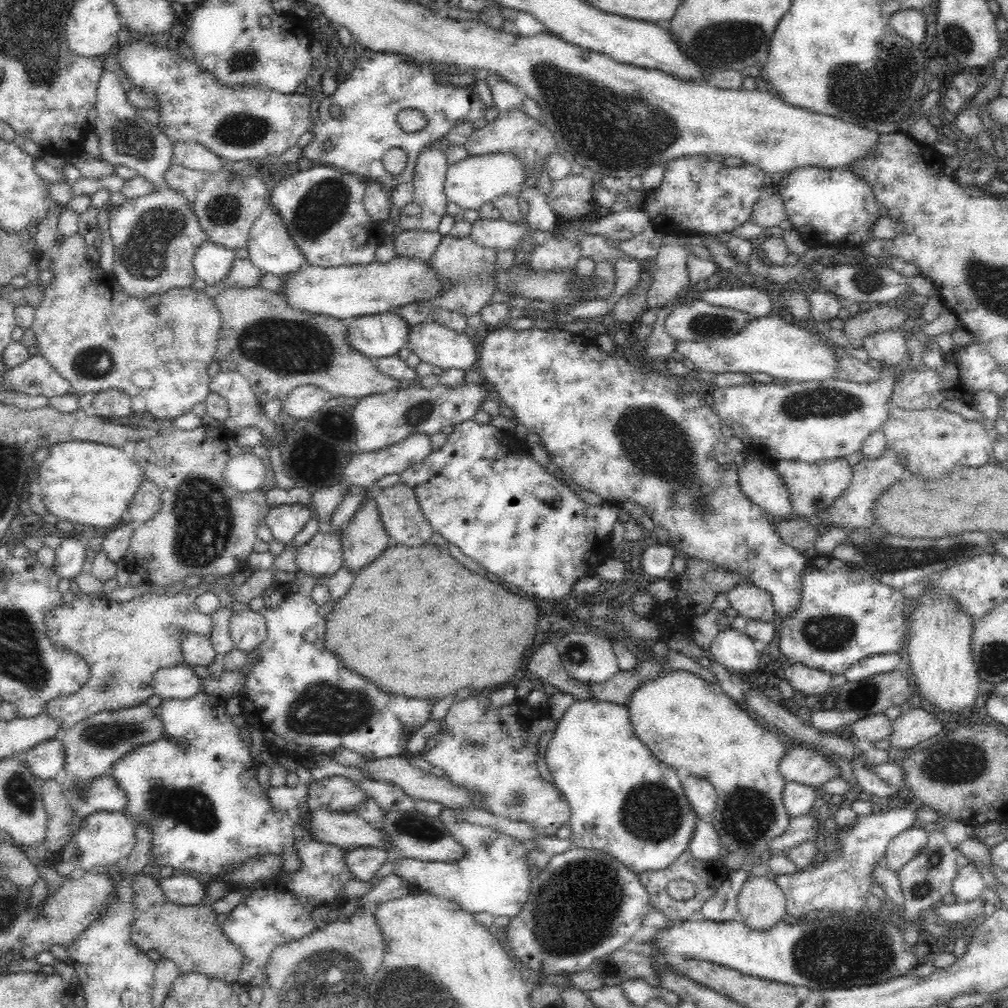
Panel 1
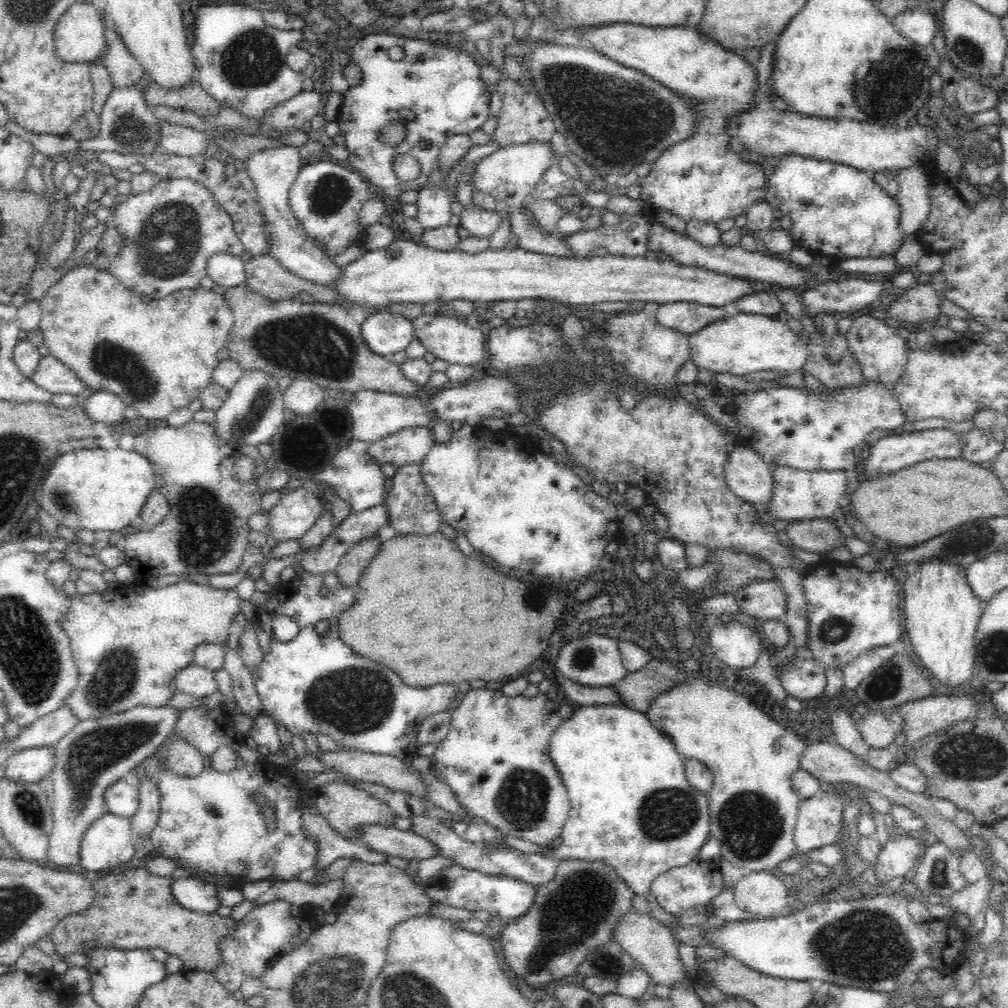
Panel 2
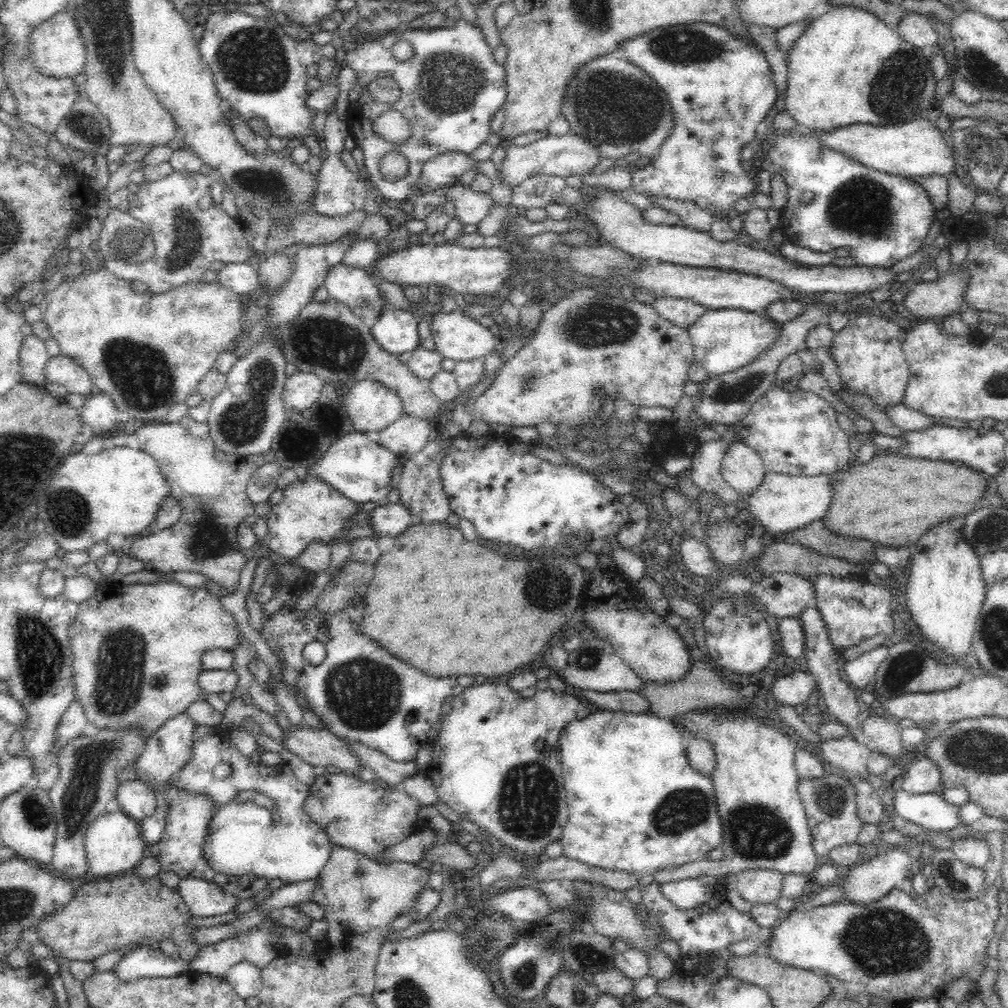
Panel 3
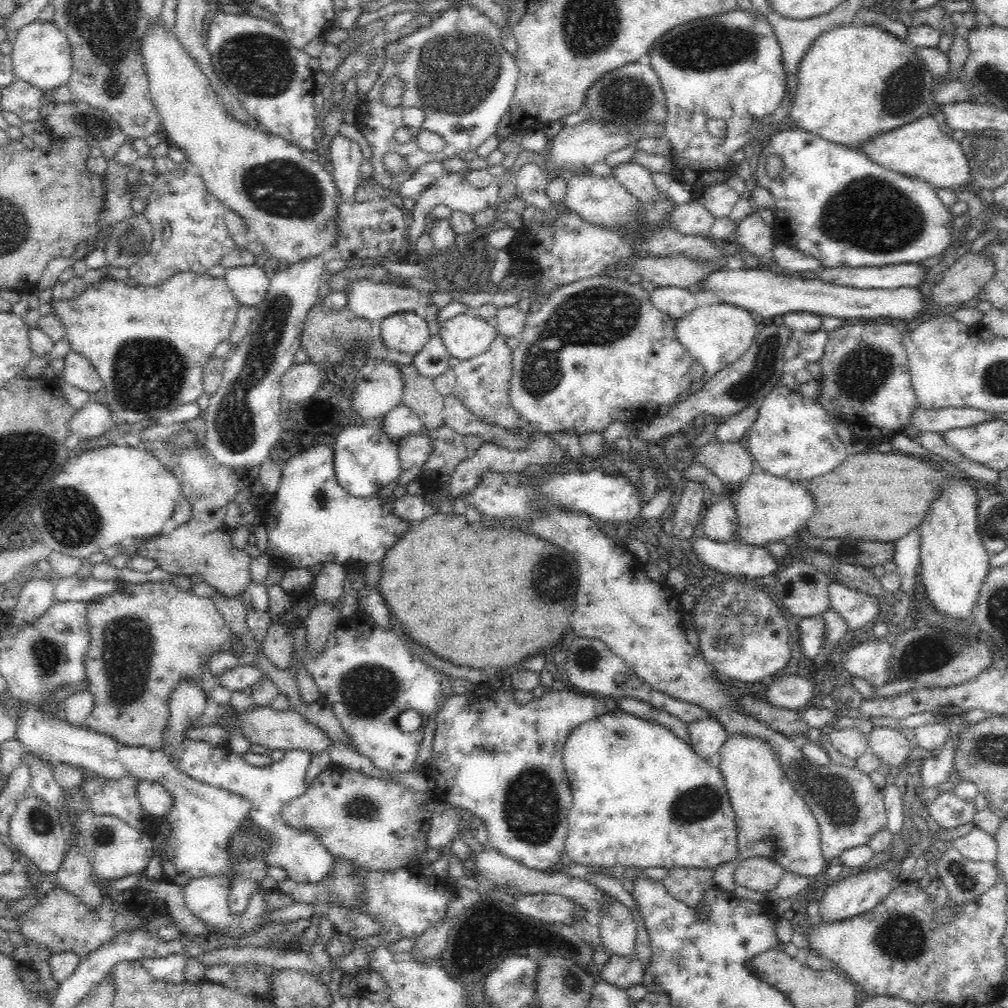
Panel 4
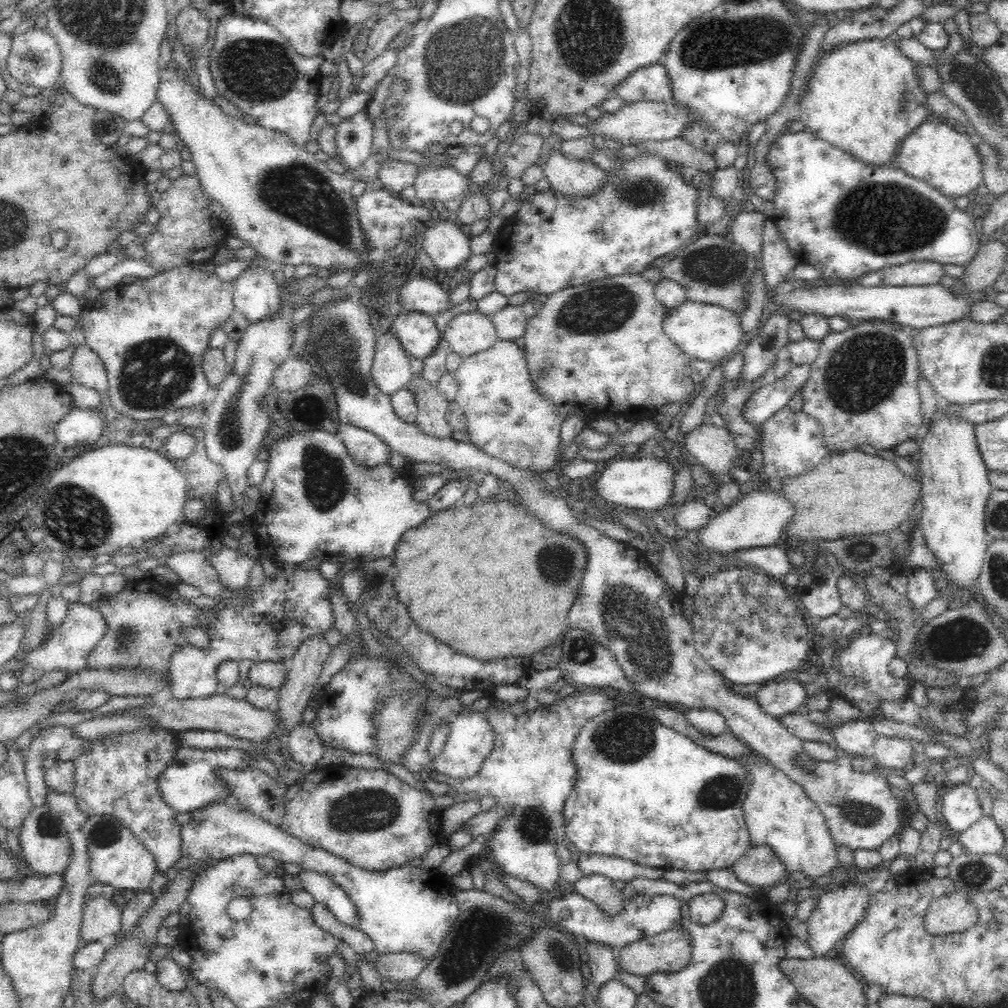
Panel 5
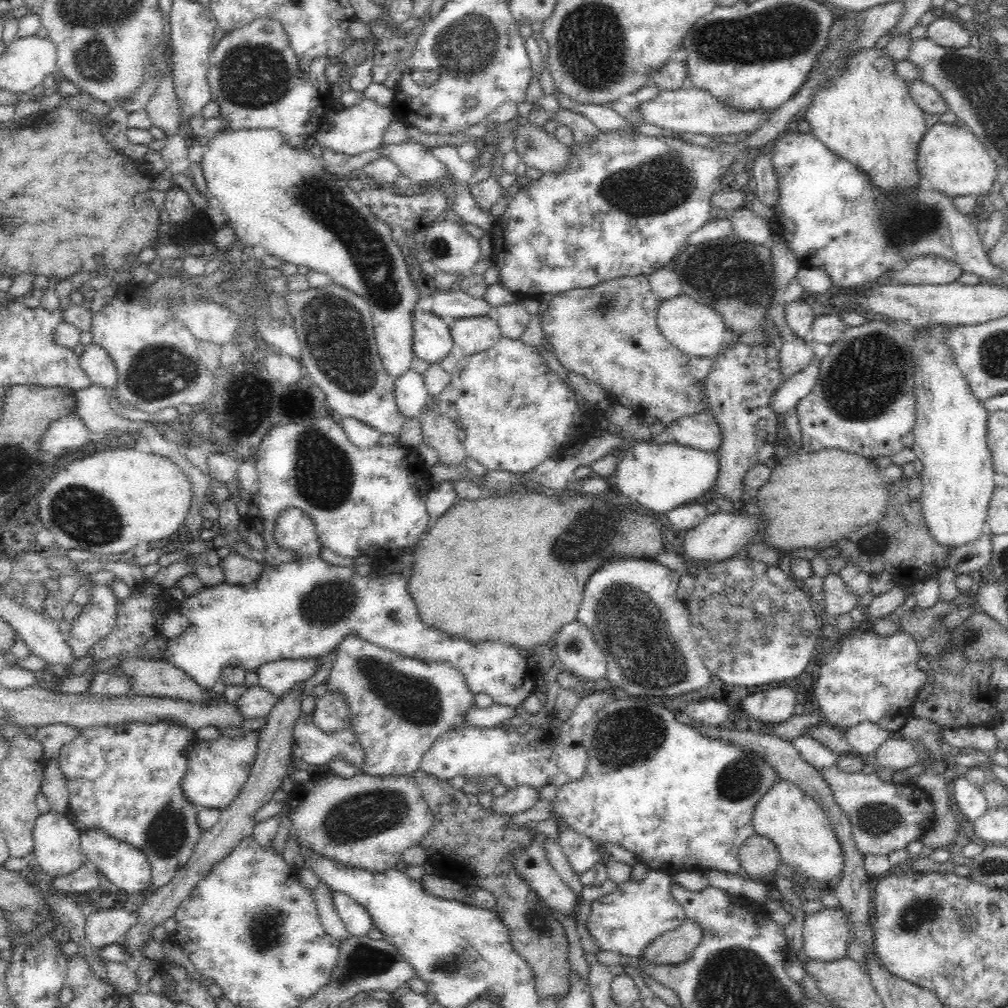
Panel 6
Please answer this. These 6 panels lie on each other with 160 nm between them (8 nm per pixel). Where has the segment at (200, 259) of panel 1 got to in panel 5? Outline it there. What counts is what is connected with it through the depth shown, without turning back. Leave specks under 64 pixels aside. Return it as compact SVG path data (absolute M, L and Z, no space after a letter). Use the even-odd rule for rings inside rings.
M248 265L232 283L233 304L247 318L248 324L278 312L280 297L273 272Z

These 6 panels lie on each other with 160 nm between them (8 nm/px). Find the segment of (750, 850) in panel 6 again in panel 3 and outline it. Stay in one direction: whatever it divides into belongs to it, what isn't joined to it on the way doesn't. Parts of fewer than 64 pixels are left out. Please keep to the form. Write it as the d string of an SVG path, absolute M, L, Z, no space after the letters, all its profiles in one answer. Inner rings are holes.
M748 869L737 875L737 892L748 902L776 905L783 889L783 874L768 869Z

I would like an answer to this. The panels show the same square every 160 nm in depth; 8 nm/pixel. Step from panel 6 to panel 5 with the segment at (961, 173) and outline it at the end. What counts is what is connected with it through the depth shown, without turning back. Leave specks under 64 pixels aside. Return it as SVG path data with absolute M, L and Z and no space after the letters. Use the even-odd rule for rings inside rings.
M942 119L922 122L918 128L902 138L894 150L891 165L902 169L906 174L927 182L949 198L974 195L976 187L982 182L980 156L974 149L964 129L949 126Z

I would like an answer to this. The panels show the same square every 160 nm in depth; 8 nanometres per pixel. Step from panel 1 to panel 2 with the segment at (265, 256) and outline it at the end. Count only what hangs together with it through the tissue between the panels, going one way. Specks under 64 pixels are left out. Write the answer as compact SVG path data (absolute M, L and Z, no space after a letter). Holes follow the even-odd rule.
M284 145L281 148L266 148L254 152L246 160L245 171L256 185L260 201L260 213L262 213L262 221L264 221L262 233L266 235L266 241L269 245L269 252L266 255L270 255L290 273L294 273L304 280L328 285L338 278L340 266L317 249L312 240L306 236L303 228L300 227L299 220L289 207L290 187L304 163L298 152L299 148L292 145Z

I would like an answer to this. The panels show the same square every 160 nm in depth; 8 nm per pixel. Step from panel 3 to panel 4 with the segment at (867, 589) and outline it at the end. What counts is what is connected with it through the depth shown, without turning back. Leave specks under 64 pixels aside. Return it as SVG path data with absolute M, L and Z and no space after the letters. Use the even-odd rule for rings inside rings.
M838 582L830 583L828 591L830 609L842 615L847 629L862 630L883 618L883 601L880 599L864 595Z

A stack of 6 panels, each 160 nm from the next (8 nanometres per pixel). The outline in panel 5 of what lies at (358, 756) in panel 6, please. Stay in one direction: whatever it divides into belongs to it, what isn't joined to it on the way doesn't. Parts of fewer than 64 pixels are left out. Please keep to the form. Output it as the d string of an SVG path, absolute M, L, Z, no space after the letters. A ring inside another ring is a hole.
M303 722L289 733L288 739L290 758L303 766L314 765L326 749L320 744L315 728Z

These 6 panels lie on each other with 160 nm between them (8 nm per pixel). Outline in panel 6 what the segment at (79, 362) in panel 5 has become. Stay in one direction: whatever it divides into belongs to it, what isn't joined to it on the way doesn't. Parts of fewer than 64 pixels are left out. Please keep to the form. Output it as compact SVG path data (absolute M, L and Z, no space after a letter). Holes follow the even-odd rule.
M90 343L84 347L78 358L80 368L90 379L90 384L101 386L111 392L116 386L117 376L110 355L102 347Z

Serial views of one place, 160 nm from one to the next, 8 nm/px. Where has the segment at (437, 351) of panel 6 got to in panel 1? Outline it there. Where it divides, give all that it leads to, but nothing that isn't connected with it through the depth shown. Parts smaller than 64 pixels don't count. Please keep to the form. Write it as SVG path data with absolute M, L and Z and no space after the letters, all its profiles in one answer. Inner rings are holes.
M396 312L354 317L346 328L352 349L370 358L394 356L407 345L411 326Z

